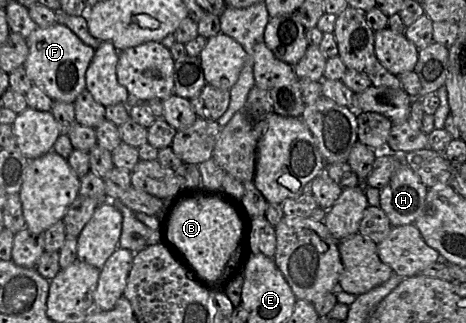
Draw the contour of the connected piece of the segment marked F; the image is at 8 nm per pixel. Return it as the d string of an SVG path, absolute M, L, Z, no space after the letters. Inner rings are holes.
M58 23L48 27L37 27L26 37L26 41L28 44L28 56L24 63L24 69L32 85L37 85L54 101L74 103L76 97L86 89L85 75L95 49L85 44L68 27Z

